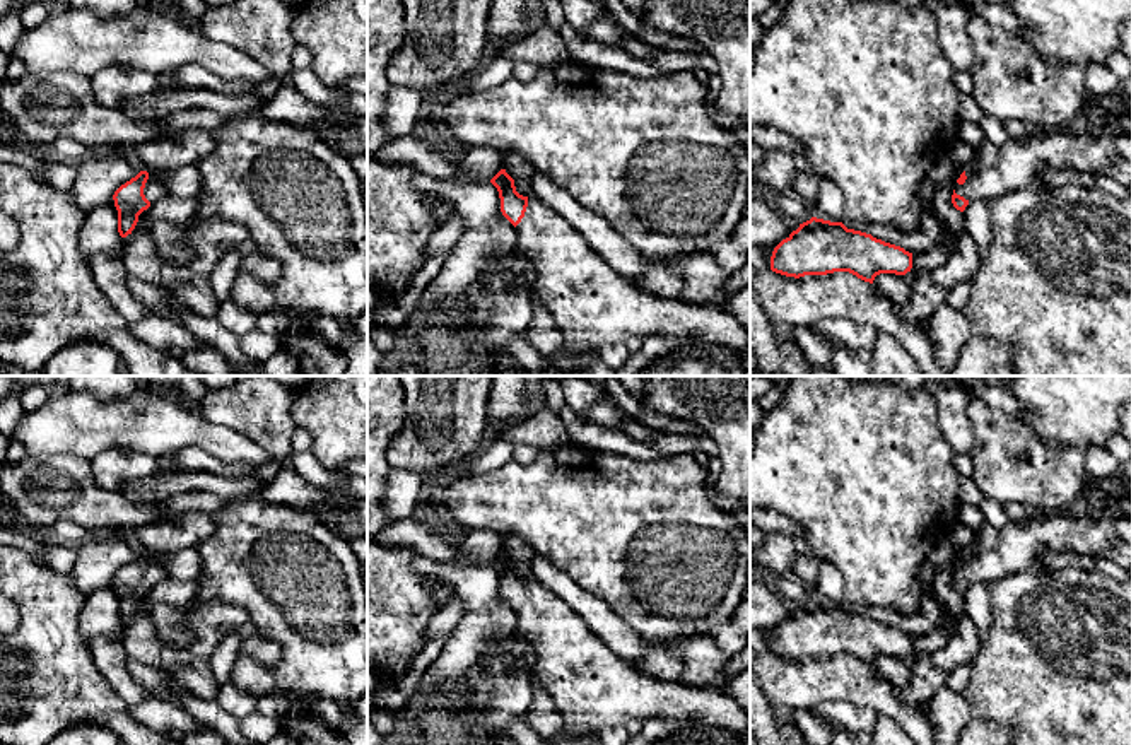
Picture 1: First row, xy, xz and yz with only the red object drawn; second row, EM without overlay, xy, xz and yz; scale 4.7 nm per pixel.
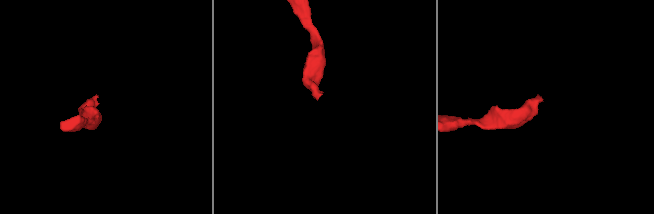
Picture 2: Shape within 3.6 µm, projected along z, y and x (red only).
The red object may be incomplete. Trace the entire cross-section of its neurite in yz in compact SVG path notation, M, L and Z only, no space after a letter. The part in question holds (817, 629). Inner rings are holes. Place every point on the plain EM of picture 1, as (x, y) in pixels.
M812 600L800 607L772 634L771 653L786 660L849 654L873 666L880 656L905 658L912 636L842 605Z

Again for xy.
M140 554L135 560L121 567L113 578L118 593L120 619L126 620L132 617L138 605L138 598L166 578L166 569L147 554Z

